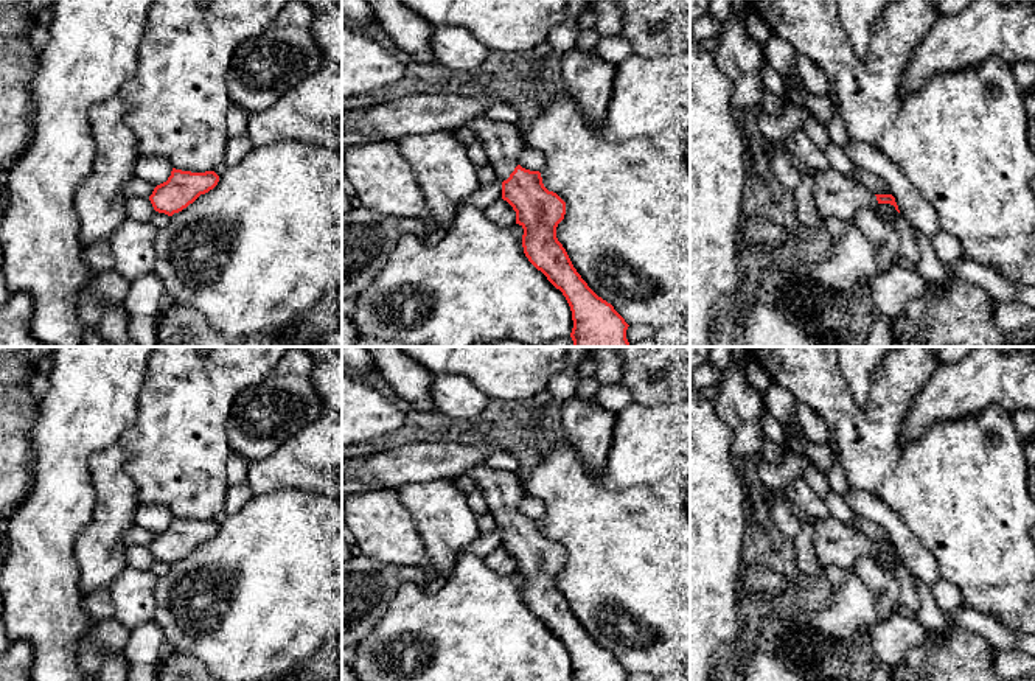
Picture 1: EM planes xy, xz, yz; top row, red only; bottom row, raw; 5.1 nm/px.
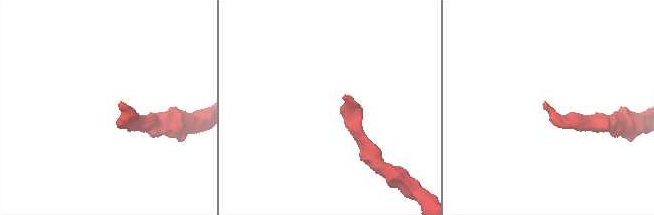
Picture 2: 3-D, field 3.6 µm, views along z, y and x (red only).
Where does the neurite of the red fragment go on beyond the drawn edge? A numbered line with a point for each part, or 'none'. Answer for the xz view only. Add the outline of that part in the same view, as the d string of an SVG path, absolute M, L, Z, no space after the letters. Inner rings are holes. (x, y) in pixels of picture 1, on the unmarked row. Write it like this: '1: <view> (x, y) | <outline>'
1: xz (502, 490) | M483 462L469 468L465 474L474 479L485 494L488 512L502 530L510 526L524 496L522 479L513 471L496 471Z

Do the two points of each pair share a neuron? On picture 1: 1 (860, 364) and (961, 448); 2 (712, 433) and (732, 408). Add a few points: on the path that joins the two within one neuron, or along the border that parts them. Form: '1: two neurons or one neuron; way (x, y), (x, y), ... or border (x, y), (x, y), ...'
1: two neurons; border (883, 363), (872, 380), (869, 401), (858, 406)
2: two neurons; border (712, 401), (717, 414), (732, 433), (732, 454)

